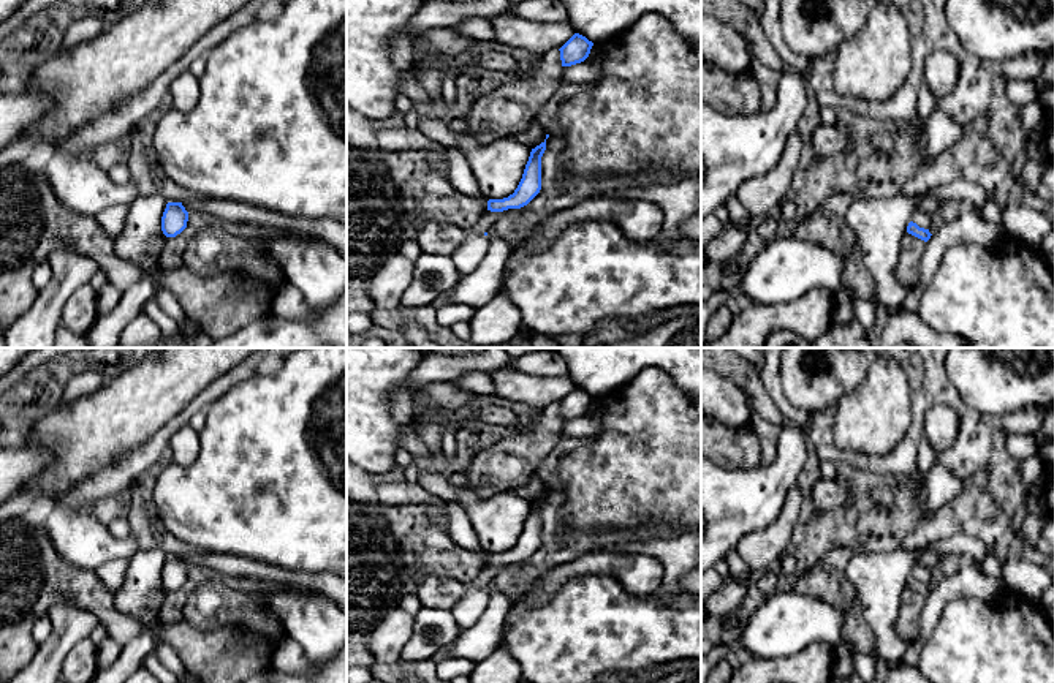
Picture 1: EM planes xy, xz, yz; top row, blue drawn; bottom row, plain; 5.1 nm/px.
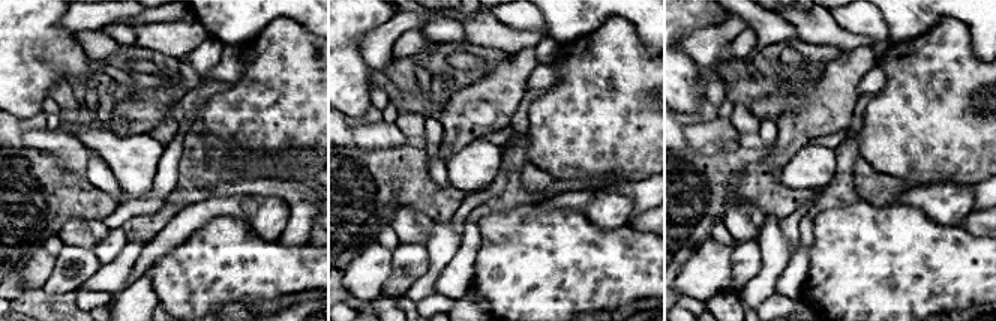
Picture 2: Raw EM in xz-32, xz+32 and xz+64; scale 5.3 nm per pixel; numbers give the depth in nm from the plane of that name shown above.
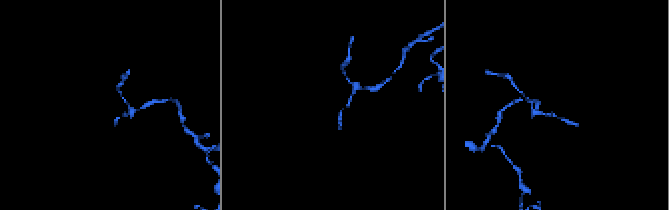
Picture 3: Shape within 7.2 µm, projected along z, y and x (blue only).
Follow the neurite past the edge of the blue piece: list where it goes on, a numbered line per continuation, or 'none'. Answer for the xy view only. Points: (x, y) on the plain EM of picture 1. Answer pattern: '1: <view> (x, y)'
none

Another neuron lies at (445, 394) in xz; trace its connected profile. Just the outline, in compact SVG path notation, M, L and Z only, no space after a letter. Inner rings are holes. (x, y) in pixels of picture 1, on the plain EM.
M451 381L429 383L423 387L418 405L437 405L442 409L459 409L473 400L473 394L467 392Z

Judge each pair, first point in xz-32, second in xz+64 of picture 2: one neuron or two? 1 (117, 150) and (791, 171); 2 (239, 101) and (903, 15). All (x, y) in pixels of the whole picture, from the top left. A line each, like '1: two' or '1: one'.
1: one
2: two

